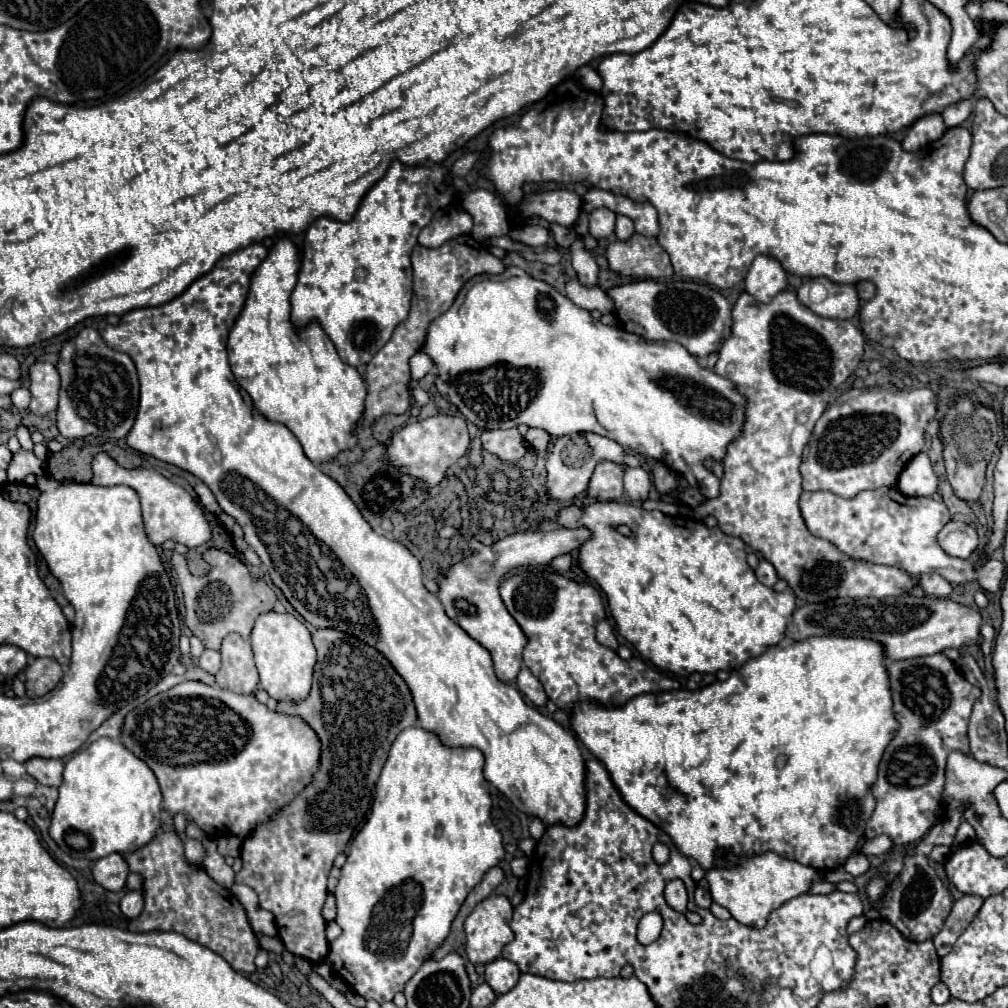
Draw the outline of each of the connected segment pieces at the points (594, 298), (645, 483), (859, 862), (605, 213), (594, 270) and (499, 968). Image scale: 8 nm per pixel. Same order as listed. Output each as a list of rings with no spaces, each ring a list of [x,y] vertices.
[[[568,279],[566,281],[566,295],[582,309],[588,311],[600,311],[600,313],[614,313],[614,303],[612,297],[602,291],[600,287],[582,287],[576,279]]]
[[[628,467],[624,475],[624,491],[632,501],[646,501],[652,489],[652,479],[642,467]]]
[[[858,853],[858,855],[856,854],[856,855],[850,856],[846,860],[843,867],[853,877],[858,877],[869,870],[870,863],[865,855]]]
[[[602,207],[590,213],[590,235],[592,237],[606,239],[614,233],[614,227],[616,227],[616,213],[612,213],[610,209]]]
[[[576,239],[570,245],[569,253],[578,281],[582,285],[596,285],[598,283],[598,265],[596,265],[594,257],[586,251],[582,239]]]
[[[498,957],[492,963],[486,965],[486,983],[492,987],[492,991],[496,993],[508,993],[520,977],[520,969],[516,967],[516,963]]]

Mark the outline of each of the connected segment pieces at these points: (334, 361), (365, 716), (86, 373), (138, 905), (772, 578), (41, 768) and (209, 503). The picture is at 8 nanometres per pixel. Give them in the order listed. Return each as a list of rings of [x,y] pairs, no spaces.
[[[288,239],[278,241],[252,277],[246,305],[238,315],[236,325],[228,337],[228,359],[238,385],[246,389],[246,393],[252,397],[254,409],[268,421],[286,425],[298,437],[310,461],[328,463],[338,453],[354,449],[358,445],[356,427],[364,413],[366,383],[354,367],[342,363],[332,341],[316,321],[312,321],[302,331],[296,331],[294,325],[290,323],[290,293],[296,285],[298,269],[300,269],[300,253],[296,245]]]
[[[316,629],[312,635],[314,647],[318,651],[318,663],[314,667],[314,683],[308,699],[300,705],[278,703],[276,711],[284,715],[302,717],[320,739],[320,767],[312,775],[310,787],[306,785],[294,799],[278,809],[270,823],[260,825],[242,843],[242,869],[236,873],[236,883],[244,883],[258,893],[260,907],[276,917],[278,937],[286,949],[302,959],[320,963],[328,955],[326,941],[326,921],[322,917],[322,907],[328,897],[326,879],[334,865],[338,853],[344,853],[350,837],[364,823],[372,789],[380,777],[382,765],[386,763],[388,751],[396,735],[418,723],[416,707],[404,679],[394,671],[394,667],[384,659],[382,653],[364,645],[356,637],[334,629]]]
[[[84,329],[62,347],[56,367],[62,377],[58,403],[60,433],[68,439],[86,435],[124,439],[138,411],[138,375],[134,361],[126,353],[106,347],[96,329]]]
[[[128,891],[122,897],[122,901],[120,901],[120,909],[130,919],[138,917],[142,913],[142,909],[144,909],[144,897],[142,897],[142,893],[140,891]]]
[[[760,559],[758,567],[756,567],[756,577],[760,579],[760,583],[764,583],[766,587],[772,587],[776,581],[778,581],[778,575],[776,575],[776,569],[772,567],[770,561],[766,559]]]
[[[34,757],[26,761],[26,769],[28,775],[34,777],[38,783],[48,785],[48,787],[60,787],[62,783],[62,771],[64,765],[60,759],[42,759],[42,757]]]
[[[198,483],[196,487],[194,487],[194,491],[196,491],[196,495],[198,495],[198,501],[200,501],[200,505],[202,507],[206,507],[210,513],[222,513],[222,509],[220,509],[220,505],[218,505],[218,501],[214,499],[214,495],[212,495],[212,491],[204,485],[204,483]]]

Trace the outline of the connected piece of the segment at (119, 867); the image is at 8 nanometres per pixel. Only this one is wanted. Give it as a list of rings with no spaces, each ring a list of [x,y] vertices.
[[[120,853],[106,855],[96,861],[92,875],[98,885],[102,885],[108,891],[120,891],[126,885],[128,877],[128,865]]]

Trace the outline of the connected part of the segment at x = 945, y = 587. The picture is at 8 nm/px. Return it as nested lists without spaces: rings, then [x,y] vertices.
[[[936,573],[920,575],[920,587],[932,597],[948,597],[952,593],[950,581],[946,581],[942,575],[936,575]]]

